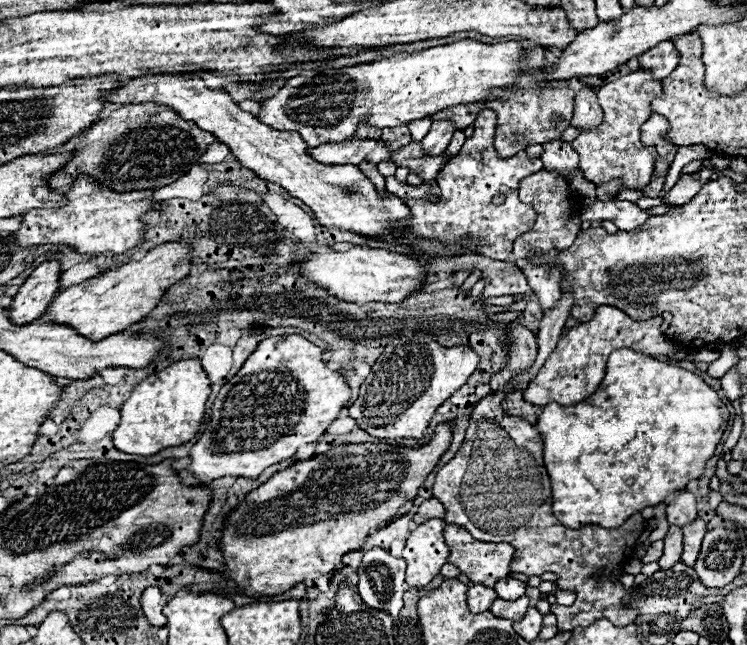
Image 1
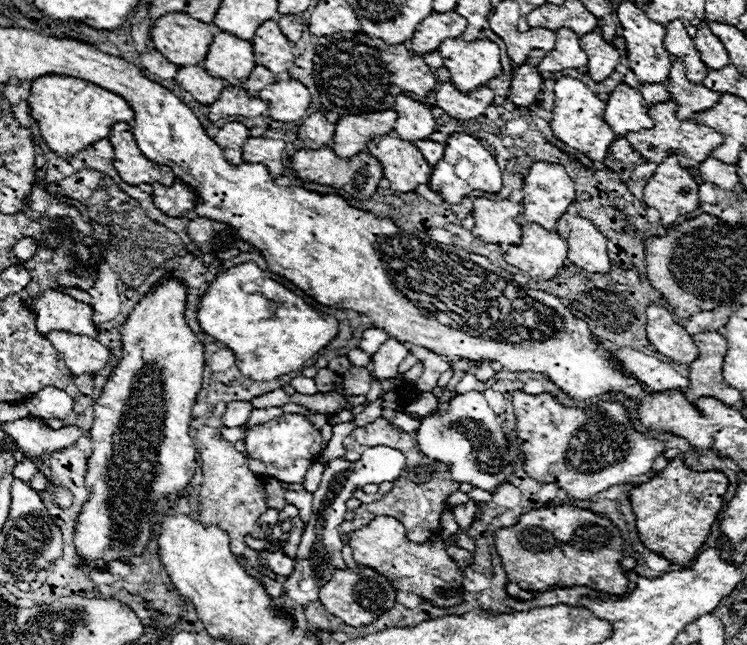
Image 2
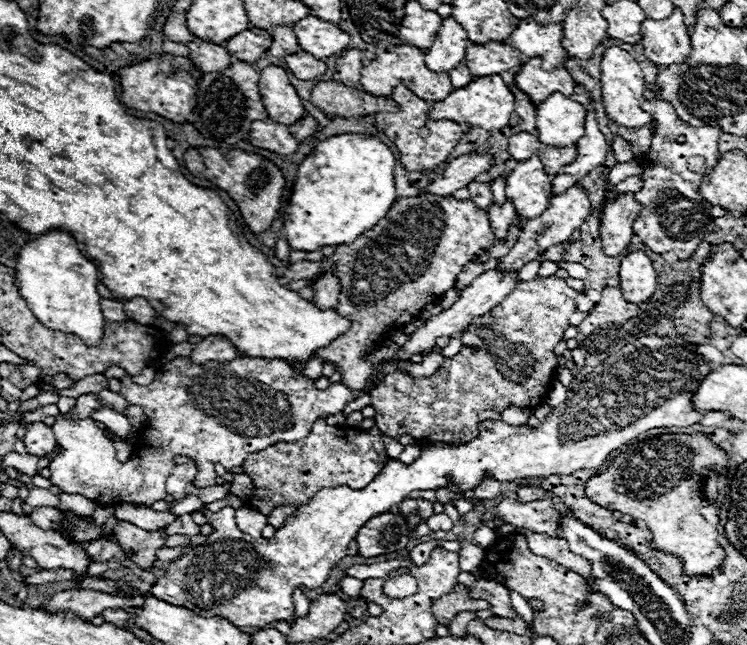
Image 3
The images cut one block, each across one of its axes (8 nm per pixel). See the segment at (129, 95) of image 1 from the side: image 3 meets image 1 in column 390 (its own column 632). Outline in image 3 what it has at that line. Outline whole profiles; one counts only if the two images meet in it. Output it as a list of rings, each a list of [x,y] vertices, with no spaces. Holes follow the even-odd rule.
[[[632,194],[620,196],[616,202],[606,202],[600,218],[600,242],[606,256],[620,256],[630,244],[634,232],[632,224],[642,206]]]

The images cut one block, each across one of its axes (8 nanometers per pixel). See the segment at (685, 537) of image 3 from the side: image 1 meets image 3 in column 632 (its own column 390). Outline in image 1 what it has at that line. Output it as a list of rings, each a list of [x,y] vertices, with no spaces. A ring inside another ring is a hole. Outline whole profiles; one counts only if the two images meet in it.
[[[440,424],[440,426],[436,428],[434,438],[432,438],[428,444],[424,444],[424,446],[420,446],[420,448],[416,448],[416,450],[414,450],[414,448],[406,448],[406,446],[402,446],[402,444],[340,444],[340,446],[334,446],[332,450],[324,452],[324,454],[316,454],[316,456],[310,458],[310,460],[296,462],[296,464],[292,464],[290,468],[286,468],[286,470],[282,470],[282,472],[276,472],[266,484],[262,484],[262,486],[258,486],[256,490],[252,490],[252,492],[240,502],[240,506],[228,514],[228,520],[226,520],[226,526],[224,526],[224,532],[222,532],[224,536],[222,536],[222,542],[220,542],[220,550],[222,550],[222,554],[224,554],[226,568],[228,568],[228,572],[226,572],[224,576],[226,576],[228,580],[236,582],[238,592],[242,592],[242,594],[248,594],[248,596],[260,596],[260,594],[262,594],[262,596],[276,596],[276,594],[282,594],[282,592],[294,588],[294,586],[300,584],[300,582],[306,582],[306,580],[312,582],[312,580],[316,580],[316,578],[320,578],[320,576],[324,576],[324,574],[330,574],[330,572],[340,570],[340,568],[342,568],[342,556],[344,556],[344,554],[354,552],[354,550],[360,550],[360,548],[366,544],[366,540],[368,540],[370,534],[374,534],[378,528],[382,528],[384,522],[388,522],[392,516],[398,516],[398,514],[400,514],[400,508],[402,508],[406,502],[410,502],[410,500],[416,498],[416,494],[418,494],[418,490],[422,488],[422,484],[424,484],[424,480],[428,478],[428,474],[434,470],[434,466],[438,464],[438,460],[440,460],[440,458],[444,456],[444,452],[450,448],[452,432],[454,432],[452,424]]]

